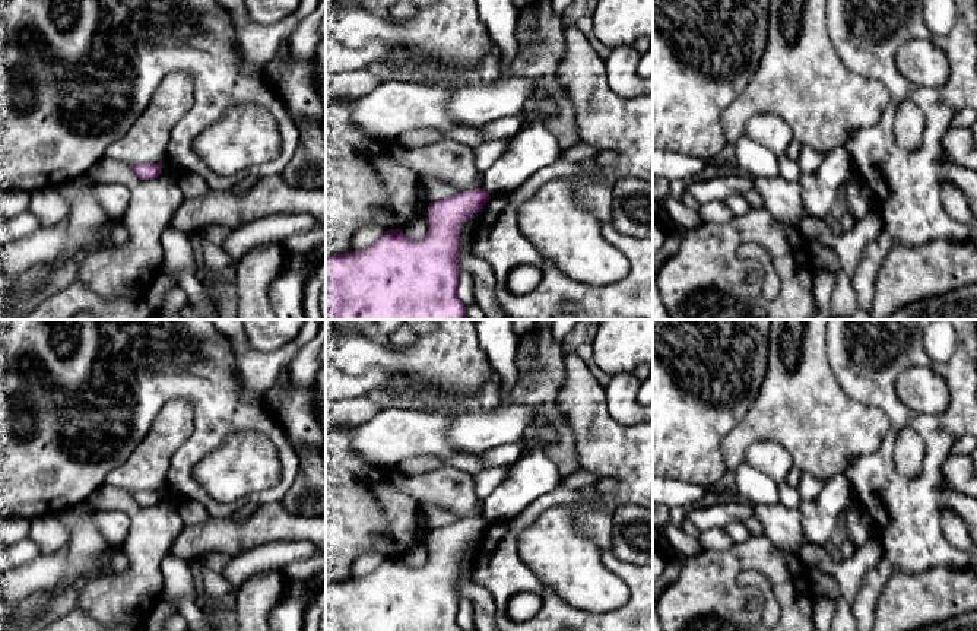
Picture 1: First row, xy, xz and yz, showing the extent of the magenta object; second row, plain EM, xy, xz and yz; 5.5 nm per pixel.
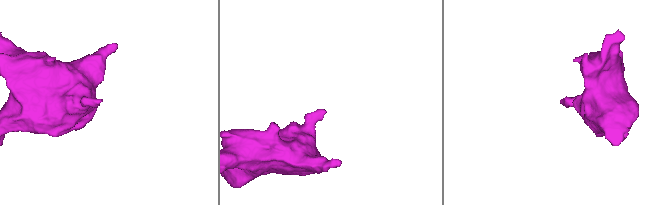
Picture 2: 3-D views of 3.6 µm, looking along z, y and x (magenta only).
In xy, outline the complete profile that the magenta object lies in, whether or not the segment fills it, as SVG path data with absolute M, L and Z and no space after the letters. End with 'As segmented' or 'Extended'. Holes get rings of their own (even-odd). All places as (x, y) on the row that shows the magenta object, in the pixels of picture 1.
M159 164L150 165L134 165L130 169L140 178L140 180L153 180L162 174Z. As segmented

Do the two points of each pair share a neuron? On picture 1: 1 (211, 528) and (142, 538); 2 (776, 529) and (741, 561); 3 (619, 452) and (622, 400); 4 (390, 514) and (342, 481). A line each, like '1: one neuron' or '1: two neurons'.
1: two neurons
2: two neurons
3: two neurons
4: one neuron

